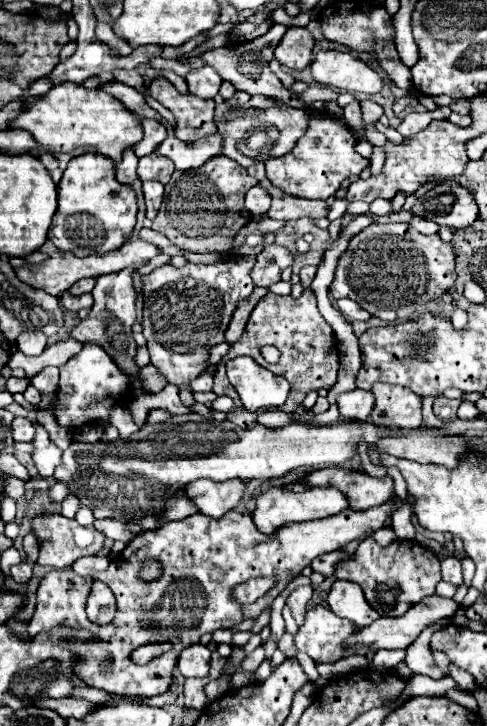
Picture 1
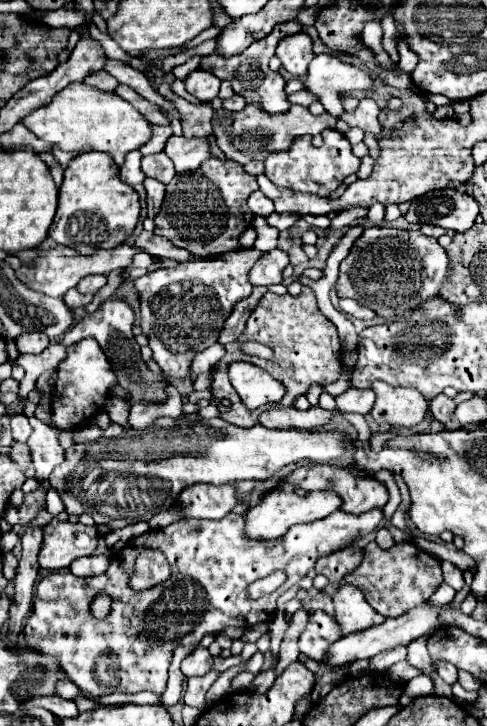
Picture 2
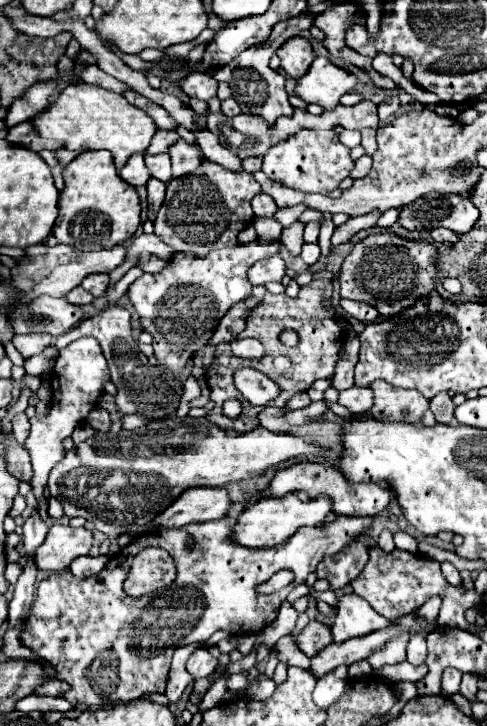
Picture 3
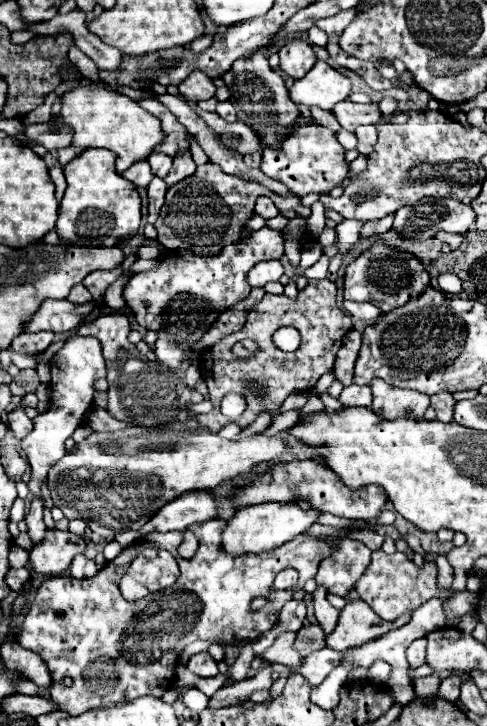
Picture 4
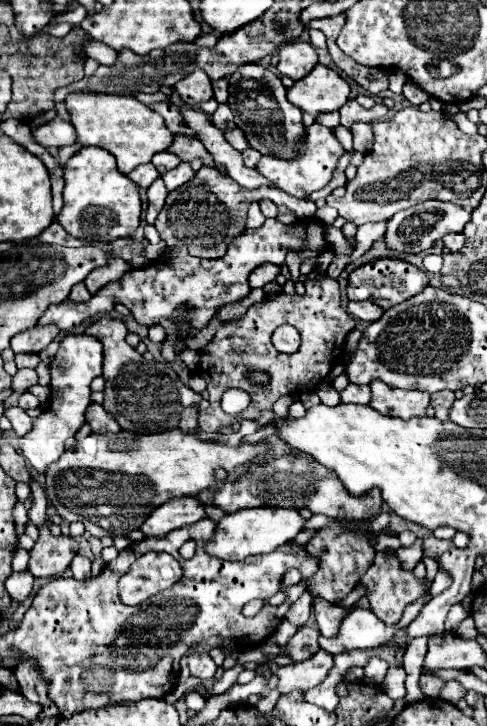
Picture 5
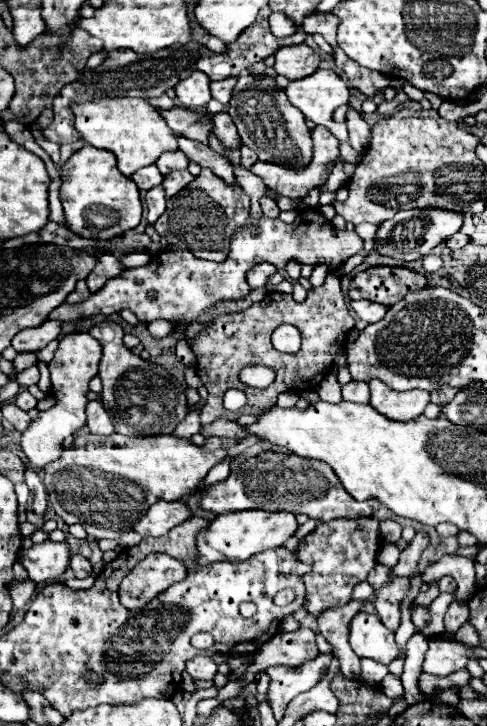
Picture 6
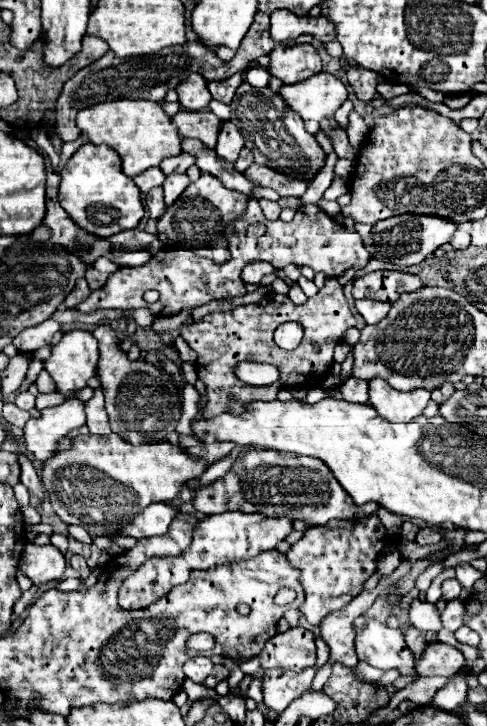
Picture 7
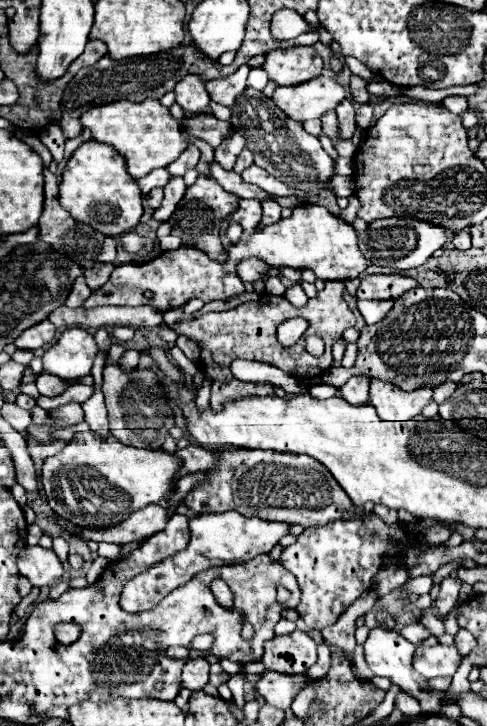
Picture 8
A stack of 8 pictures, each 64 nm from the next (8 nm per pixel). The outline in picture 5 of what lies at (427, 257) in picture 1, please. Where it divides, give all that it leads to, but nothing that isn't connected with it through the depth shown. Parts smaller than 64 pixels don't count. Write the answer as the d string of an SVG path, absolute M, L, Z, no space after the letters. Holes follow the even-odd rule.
M376 258L350 272L346 294L348 294L348 300L370 300L370 302L378 304L380 308L388 310L388 308L420 294L426 286L428 286L428 274L422 272L420 268L416 268L414 264L408 264L398 258Z

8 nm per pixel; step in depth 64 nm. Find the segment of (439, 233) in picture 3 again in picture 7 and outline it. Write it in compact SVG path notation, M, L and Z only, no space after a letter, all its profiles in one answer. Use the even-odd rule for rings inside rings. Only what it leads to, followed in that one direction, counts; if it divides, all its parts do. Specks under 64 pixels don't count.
M457 228L456 232L454 232L453 237L450 241L450 244L453 248L458 250L466 249L471 243L470 233L465 232L464 230Z

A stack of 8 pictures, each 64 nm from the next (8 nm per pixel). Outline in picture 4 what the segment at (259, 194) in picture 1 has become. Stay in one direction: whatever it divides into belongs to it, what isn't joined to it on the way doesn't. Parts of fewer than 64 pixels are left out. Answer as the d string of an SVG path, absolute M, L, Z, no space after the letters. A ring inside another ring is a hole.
M260 196L260 200L256 200L256 214L262 218L274 218L280 214L280 210L274 206L274 202L268 196Z

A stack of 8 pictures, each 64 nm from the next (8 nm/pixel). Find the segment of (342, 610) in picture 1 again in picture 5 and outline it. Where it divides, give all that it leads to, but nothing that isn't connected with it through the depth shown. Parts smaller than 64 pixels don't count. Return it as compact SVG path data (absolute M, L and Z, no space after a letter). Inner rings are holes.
M414 604L416 608L406 608L406 616L394 624L394 626L386 626L380 618L376 618L376 614L372 614L372 610L354 606L342 620L340 624L340 632L334 638L324 638L320 636L320 648L330 652L330 654L340 654L344 650L352 650L352 648L374 648L378 644L386 644L396 630L404 628L406 622L412 620L412 614L416 616L422 608L422 604Z

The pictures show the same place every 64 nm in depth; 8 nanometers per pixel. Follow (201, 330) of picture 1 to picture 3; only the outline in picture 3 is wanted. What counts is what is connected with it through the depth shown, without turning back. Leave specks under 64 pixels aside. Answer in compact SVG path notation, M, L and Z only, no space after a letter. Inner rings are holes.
M256 242L236 248L222 248L204 258L192 254L174 254L168 266L156 274L142 274L128 288L130 300L140 314L142 330L152 334L152 348L158 364L164 370L178 372L186 368L194 352L210 344L210 338L220 324L222 316L240 300L246 300L252 292L246 270L260 258L274 256L278 242L272 246L260 246Z

